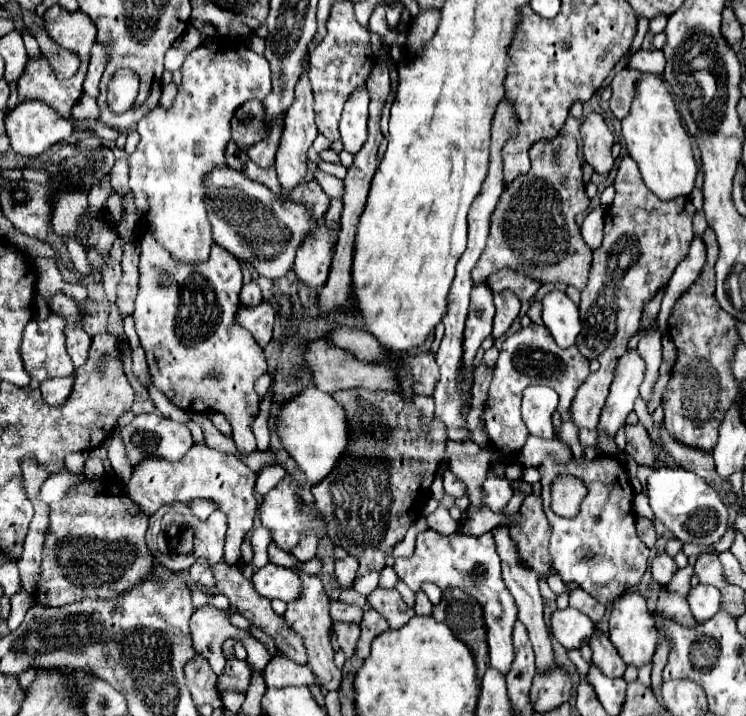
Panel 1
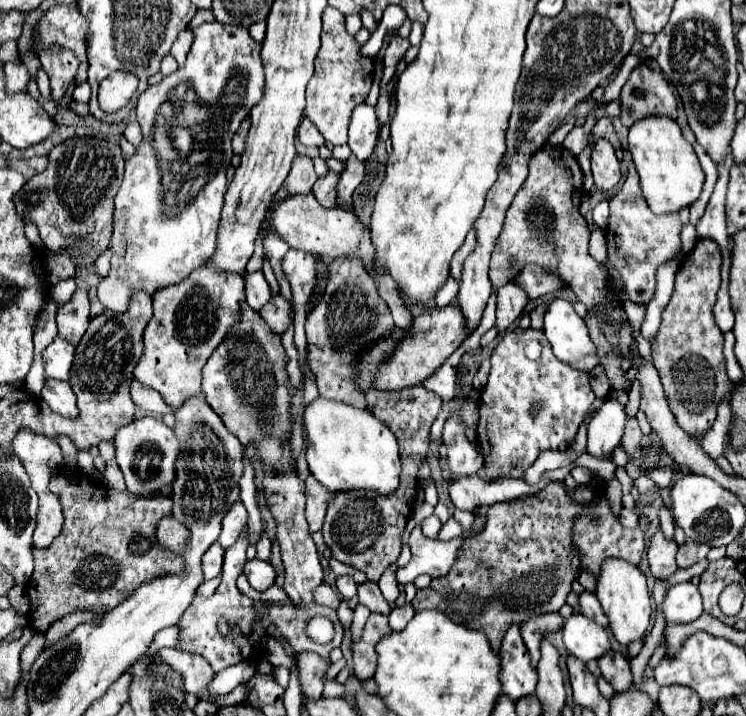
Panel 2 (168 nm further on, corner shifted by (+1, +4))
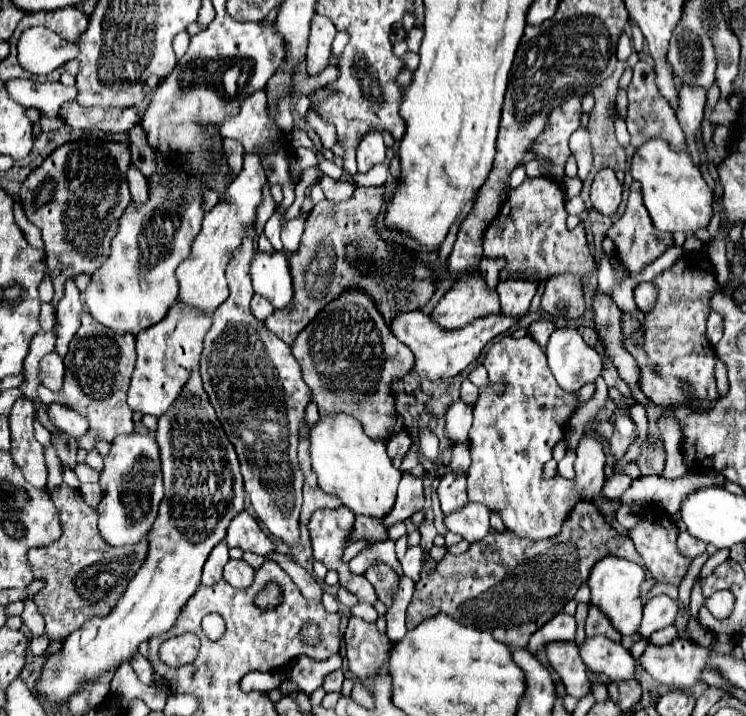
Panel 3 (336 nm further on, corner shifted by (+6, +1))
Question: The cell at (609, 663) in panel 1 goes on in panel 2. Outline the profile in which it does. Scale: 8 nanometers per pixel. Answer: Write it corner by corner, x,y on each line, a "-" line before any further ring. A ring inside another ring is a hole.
611,650
607,652
607,656
601,656
599,660
599,668
601,668
601,674
605,676
605,680
617,690
627,690
631,686
631,670
629,670
629,662
627,658
617,652
617,650

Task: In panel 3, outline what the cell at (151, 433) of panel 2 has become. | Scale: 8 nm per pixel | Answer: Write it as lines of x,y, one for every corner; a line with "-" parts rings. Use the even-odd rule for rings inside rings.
130,433
130,435
118,435
112,441
110,453
104,457
104,469
100,473
98,481
102,489
102,501
98,503
98,531
106,543
112,543
112,547
122,547
122,545
134,545
140,543
146,533
150,531
156,515
158,515
158,505
164,497
162,489
162,471
160,471
160,457
158,457
158,445
156,439
148,433

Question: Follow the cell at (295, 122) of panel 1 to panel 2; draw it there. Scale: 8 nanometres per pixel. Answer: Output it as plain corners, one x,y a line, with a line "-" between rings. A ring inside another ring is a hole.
303,116
301,124
297,128
297,138
305,146
321,146
321,144
325,144
323,136
319,136
319,130
307,120
307,116

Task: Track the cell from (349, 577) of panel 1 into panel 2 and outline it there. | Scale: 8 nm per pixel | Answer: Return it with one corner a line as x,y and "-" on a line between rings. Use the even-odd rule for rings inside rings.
349,574
337,576
335,588
337,588
337,592
339,592
345,600
355,600
355,598
357,598
357,582
355,582
353,576
349,576

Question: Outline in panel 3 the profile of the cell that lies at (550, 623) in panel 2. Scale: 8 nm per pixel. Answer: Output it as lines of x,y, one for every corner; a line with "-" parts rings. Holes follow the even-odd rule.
558,613
554,619
550,619
550,623
540,627
530,637
528,651
534,653
536,649
540,649
552,641
574,641
574,635
576,635
576,619
568,613

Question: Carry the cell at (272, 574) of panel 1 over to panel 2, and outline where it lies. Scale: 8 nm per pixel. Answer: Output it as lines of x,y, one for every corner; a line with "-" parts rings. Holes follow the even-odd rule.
249,560
243,568
243,574
247,576
249,584
257,590
257,592
265,592
267,588
271,588
275,584
275,570
269,562
265,560

